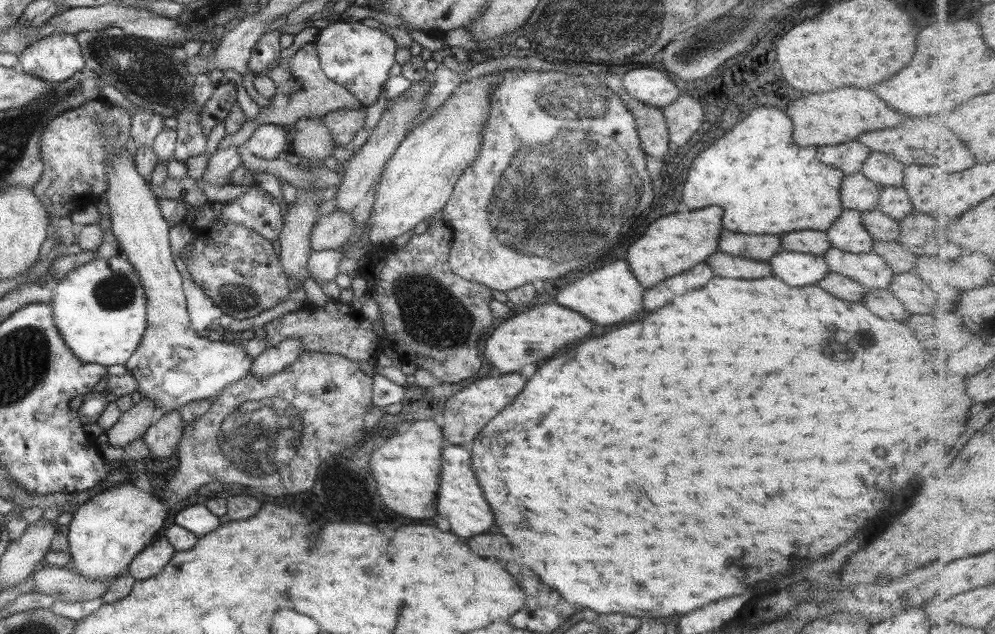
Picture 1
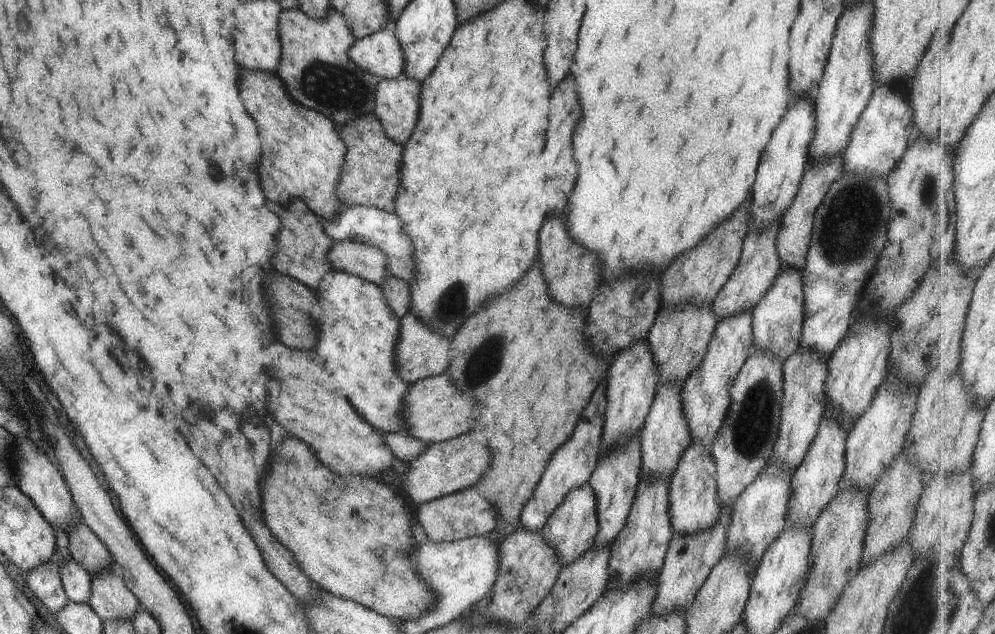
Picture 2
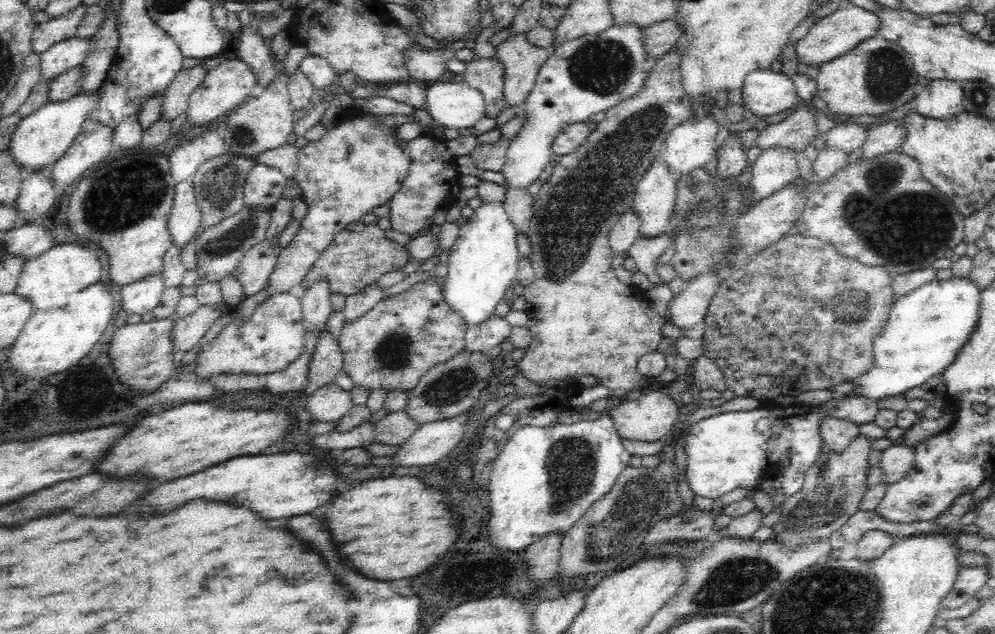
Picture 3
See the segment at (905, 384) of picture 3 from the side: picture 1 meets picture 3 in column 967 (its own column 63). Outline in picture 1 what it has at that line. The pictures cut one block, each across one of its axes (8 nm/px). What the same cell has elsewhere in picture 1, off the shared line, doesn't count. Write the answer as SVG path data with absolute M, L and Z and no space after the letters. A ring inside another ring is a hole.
M118 254L106 260L93 258L71 269L57 282L55 293L48 304L53 312L55 330L59 332L63 344L71 350L71 355L84 364L97 364L106 368L111 365L124 365L139 345L147 327L145 301L147 298L143 287L140 286L135 268Z

